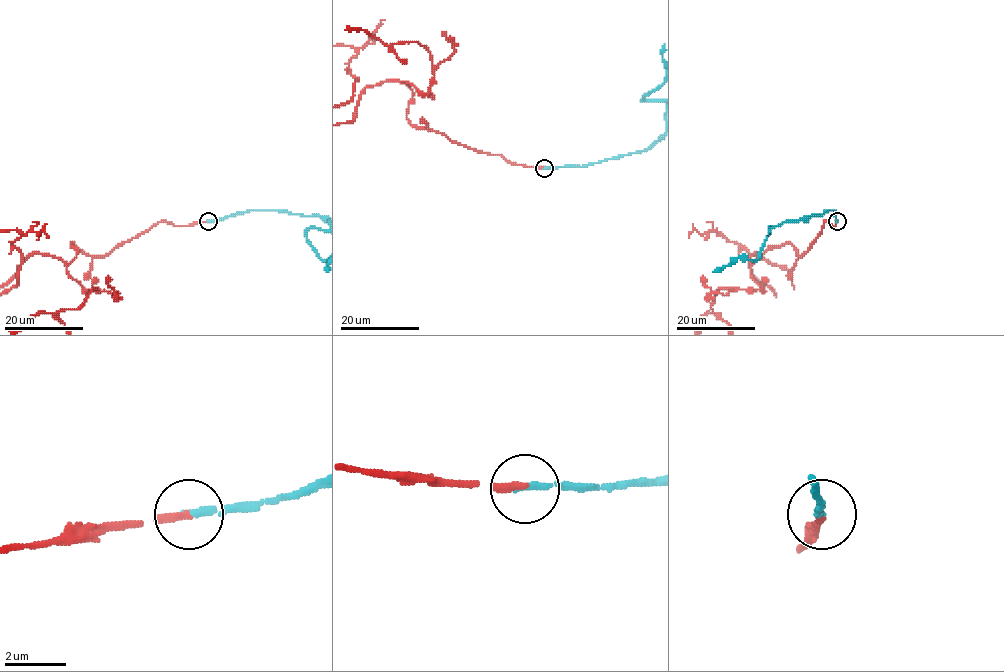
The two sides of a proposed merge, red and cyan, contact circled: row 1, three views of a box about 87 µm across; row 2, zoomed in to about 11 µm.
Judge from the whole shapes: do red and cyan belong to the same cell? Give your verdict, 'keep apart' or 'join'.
join

